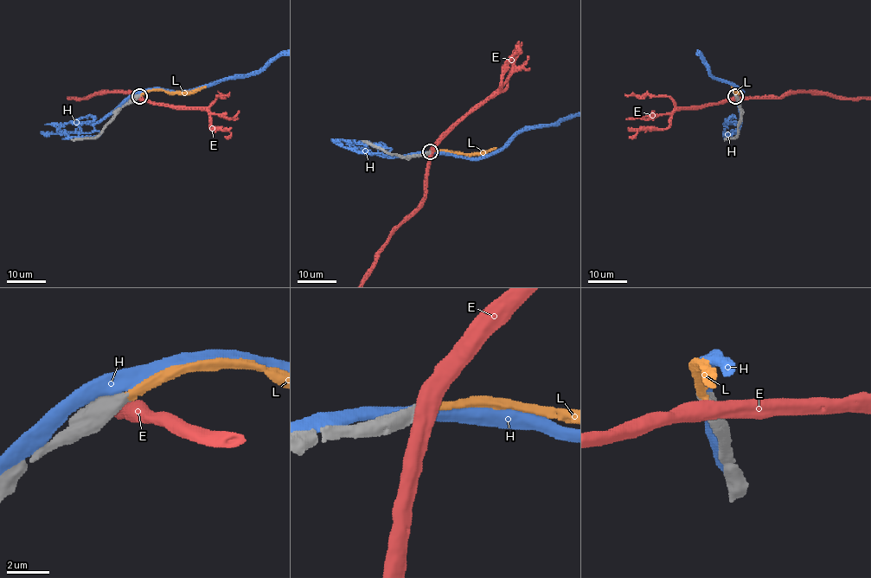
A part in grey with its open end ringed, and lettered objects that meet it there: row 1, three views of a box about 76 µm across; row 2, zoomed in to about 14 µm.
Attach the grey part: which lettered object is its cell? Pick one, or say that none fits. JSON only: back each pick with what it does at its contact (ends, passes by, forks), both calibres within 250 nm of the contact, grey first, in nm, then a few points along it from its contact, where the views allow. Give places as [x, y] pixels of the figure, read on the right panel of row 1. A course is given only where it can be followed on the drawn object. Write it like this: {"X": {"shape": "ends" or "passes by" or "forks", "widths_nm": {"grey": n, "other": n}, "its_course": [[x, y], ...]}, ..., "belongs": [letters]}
{"L": {"shape": "ends", "widths_nm": {"grey": 550, "other": 360}}, "belongs": ["L"]}

